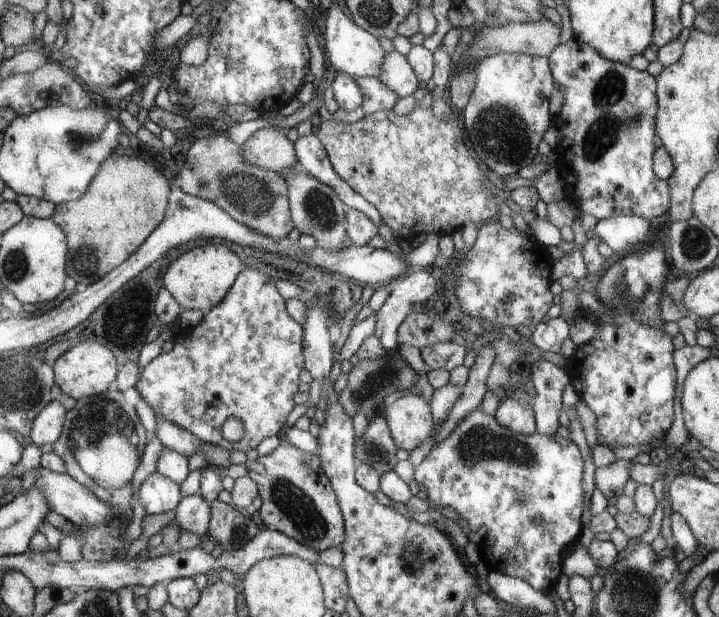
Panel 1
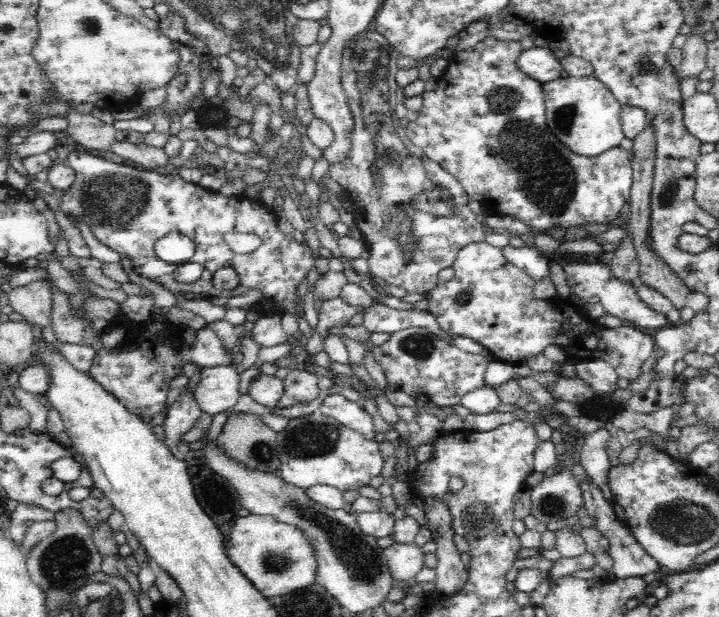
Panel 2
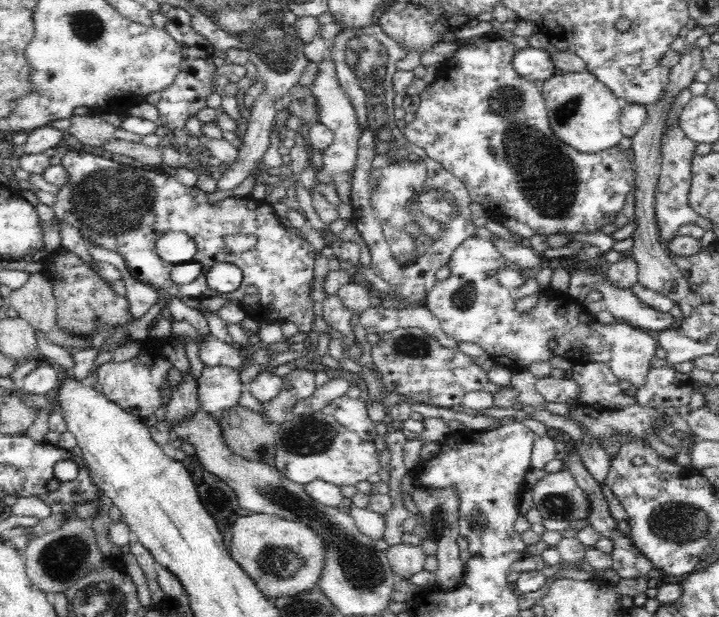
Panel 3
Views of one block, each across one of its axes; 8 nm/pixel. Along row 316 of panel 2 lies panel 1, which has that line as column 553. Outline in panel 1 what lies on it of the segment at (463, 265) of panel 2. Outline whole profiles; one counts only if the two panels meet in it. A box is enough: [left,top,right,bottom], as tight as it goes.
[415,406,584,595]

